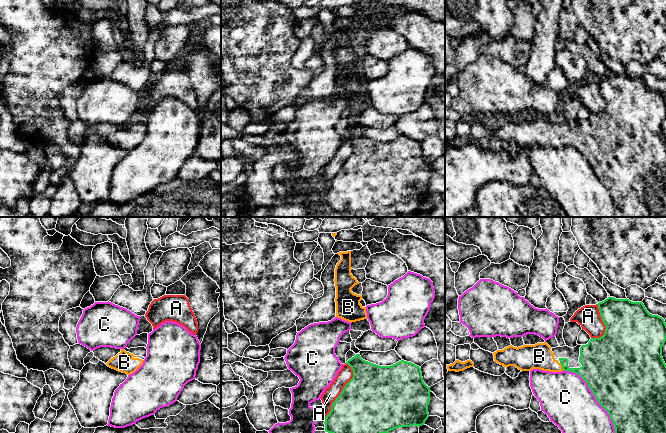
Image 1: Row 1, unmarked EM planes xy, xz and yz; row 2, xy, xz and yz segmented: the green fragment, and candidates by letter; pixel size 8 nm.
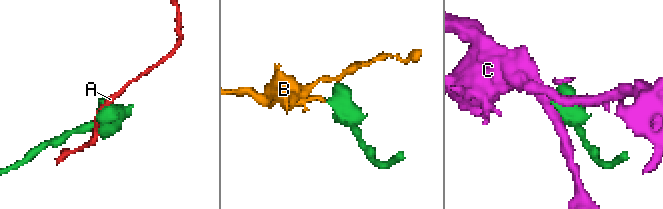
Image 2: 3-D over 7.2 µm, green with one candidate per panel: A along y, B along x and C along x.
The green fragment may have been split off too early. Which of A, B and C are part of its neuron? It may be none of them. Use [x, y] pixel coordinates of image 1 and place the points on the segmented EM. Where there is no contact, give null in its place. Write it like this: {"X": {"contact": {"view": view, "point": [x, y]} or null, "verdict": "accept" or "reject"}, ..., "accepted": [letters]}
{"A": {"contact": {"view": "xz", "point": [342, 391]}, "verdict": "reject"}, "B": {"contact": {"view": "yz", "point": [562, 366]}, "verdict": "accept"}, "C": {"contact": {"view": "yz", "point": [594, 395]}, "verdict": "reject"}, "accepted": ["B"]}

